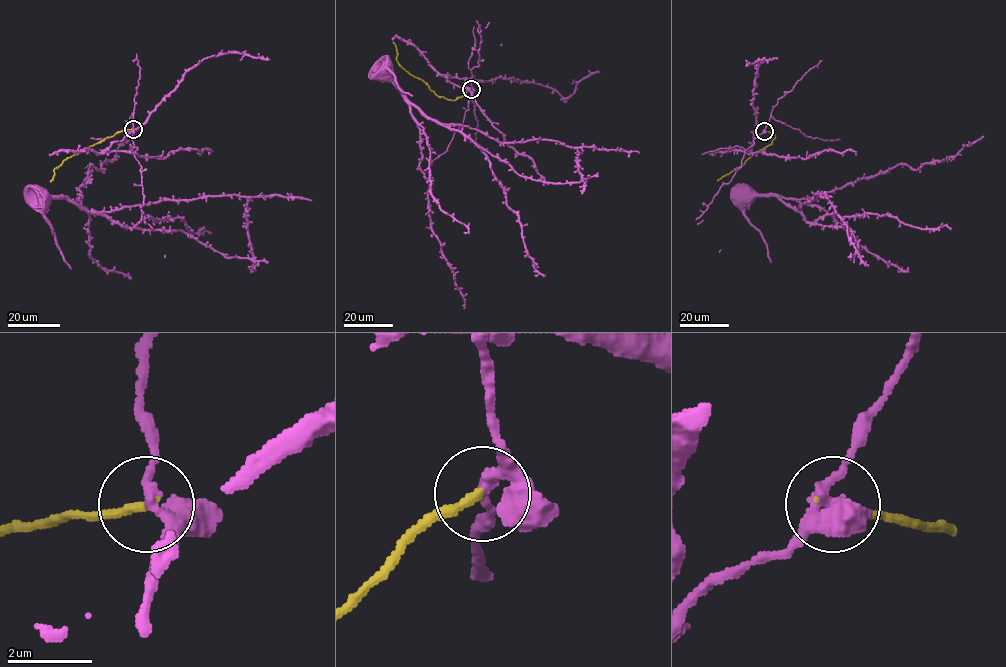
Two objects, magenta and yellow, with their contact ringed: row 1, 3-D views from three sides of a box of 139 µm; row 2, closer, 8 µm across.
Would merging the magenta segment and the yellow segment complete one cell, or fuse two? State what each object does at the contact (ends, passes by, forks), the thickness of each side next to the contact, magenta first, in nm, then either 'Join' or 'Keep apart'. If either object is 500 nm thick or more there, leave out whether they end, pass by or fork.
At the ring magenta passes by. At the ring yellow ends. Thickness 240 nm (magenta) against 190 nm. Keep apart

